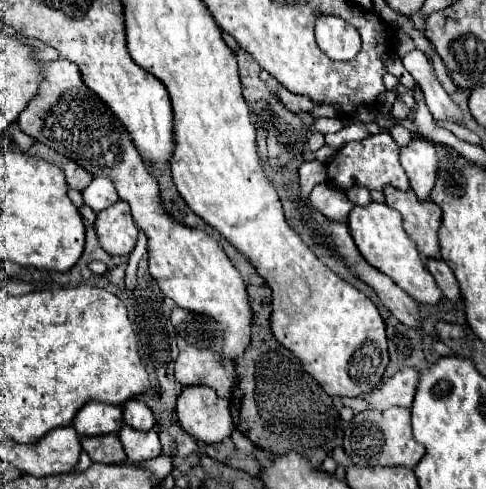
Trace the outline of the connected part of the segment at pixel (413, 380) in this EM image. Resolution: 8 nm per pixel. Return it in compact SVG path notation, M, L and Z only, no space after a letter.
M403 368L387 382L383 382L377 390L373 390L367 396L367 402L371 408L377 410L387 410L389 406L411 408L417 384L419 384L419 370Z

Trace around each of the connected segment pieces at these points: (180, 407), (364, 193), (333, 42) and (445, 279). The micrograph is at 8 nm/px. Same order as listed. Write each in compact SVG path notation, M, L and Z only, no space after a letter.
M209 386L183 388L177 398L177 422L195 440L219 444L235 430L229 404Z
M355 186L353 190L347 190L347 198L349 198L353 204L357 204L357 206L367 206L367 204L371 204L371 194L369 194L369 190L365 190L365 188L361 188L361 186Z
M319 16L315 24L315 38L319 48L331 60L351 60L361 50L359 32L337 16Z
M427 260L425 266L427 266L427 270L433 274L437 286L443 290L445 298L449 298L449 300L453 300L453 302L461 300L459 282L457 282L453 270L451 270L443 260Z

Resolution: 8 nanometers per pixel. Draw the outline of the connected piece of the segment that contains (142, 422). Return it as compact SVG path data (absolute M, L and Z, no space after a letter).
M129 400L123 406L123 418L125 418L125 424L135 430L155 428L155 416L141 400Z

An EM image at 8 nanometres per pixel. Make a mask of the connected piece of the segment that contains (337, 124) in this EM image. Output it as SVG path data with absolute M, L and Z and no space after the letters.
M316 118L309 130L311 133L321 132L327 134L338 132L342 127L343 123L339 118Z

